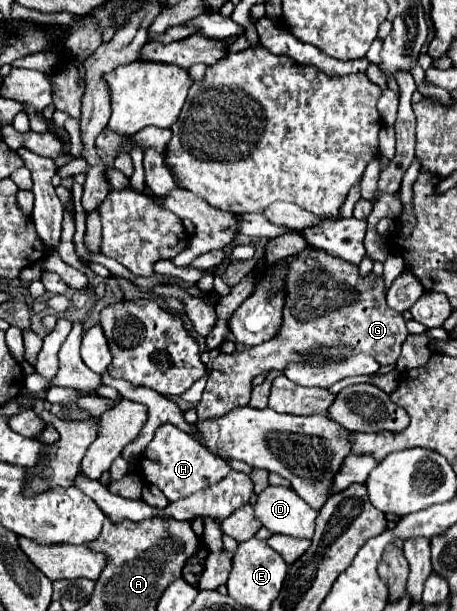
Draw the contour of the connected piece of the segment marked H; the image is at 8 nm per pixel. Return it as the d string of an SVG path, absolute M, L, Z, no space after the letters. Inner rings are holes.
M163 423L157 427L153 441L147 445L143 455L139 457L139 475L145 483L155 485L161 489L161 493L169 501L185 499L209 485L219 483L227 473L229 465L225 459L211 455L209 449L205 449L199 441L189 437L187 433L179 431L171 423Z

